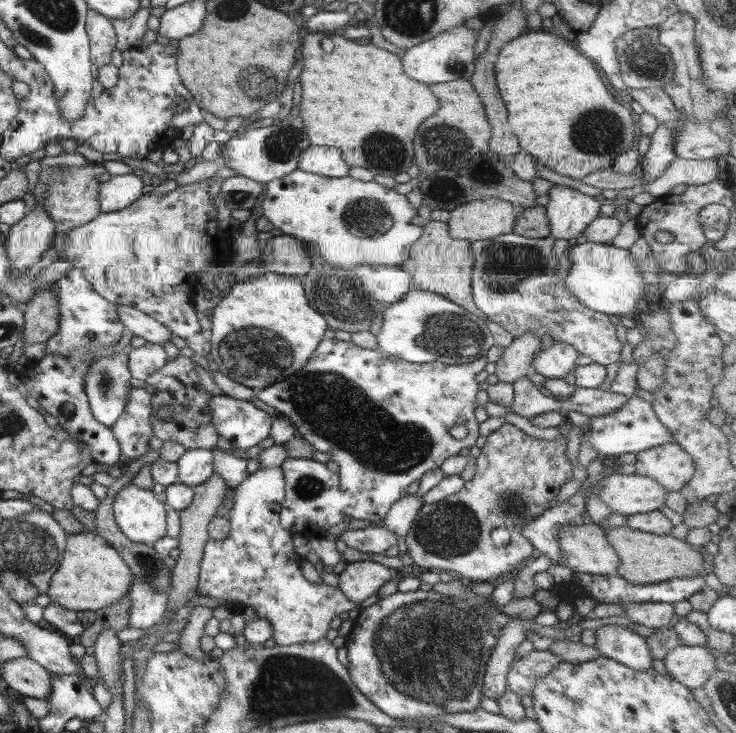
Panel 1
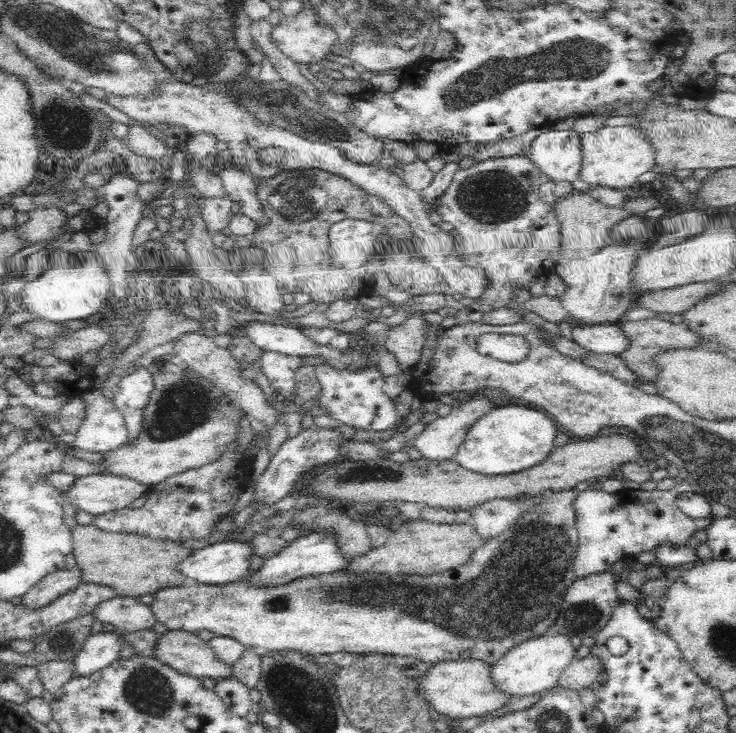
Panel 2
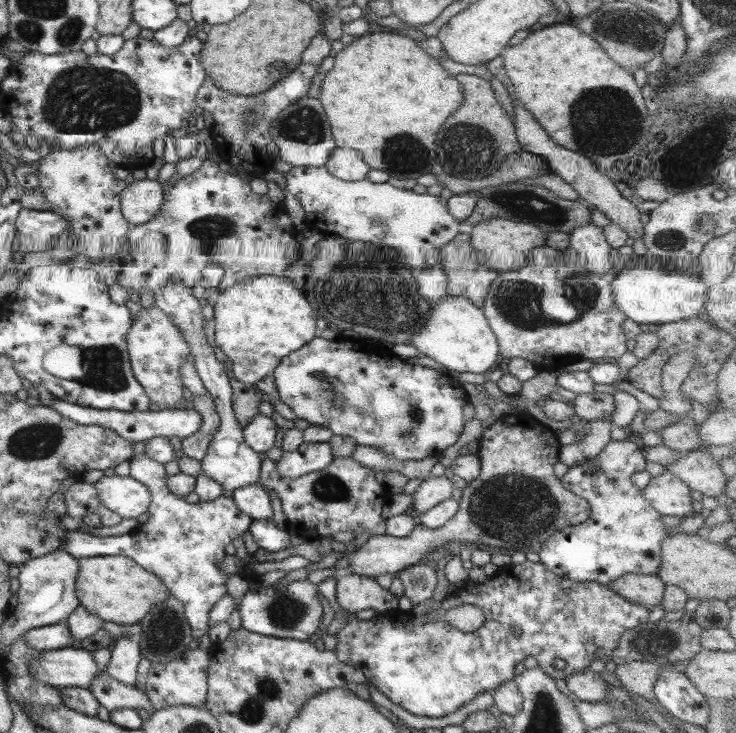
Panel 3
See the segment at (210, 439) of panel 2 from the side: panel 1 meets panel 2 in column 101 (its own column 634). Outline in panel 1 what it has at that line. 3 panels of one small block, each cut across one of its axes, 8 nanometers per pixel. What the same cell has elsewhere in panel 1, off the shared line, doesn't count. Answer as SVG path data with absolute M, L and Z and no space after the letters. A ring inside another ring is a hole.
M673 441L635 455L634 474L655 480L666 493L681 491L694 474L693 460Z

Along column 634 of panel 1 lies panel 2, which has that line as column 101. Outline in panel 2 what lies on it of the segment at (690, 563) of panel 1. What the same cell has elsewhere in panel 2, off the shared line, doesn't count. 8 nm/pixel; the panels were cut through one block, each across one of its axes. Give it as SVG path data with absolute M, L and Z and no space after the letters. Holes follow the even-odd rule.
M96 526L70 528L72 552L76 567L82 571L82 583L100 584L112 588L119 597L140 598L160 589L180 587L187 579L174 566L188 558L192 550L175 541L152 539L132 533L113 533Z

